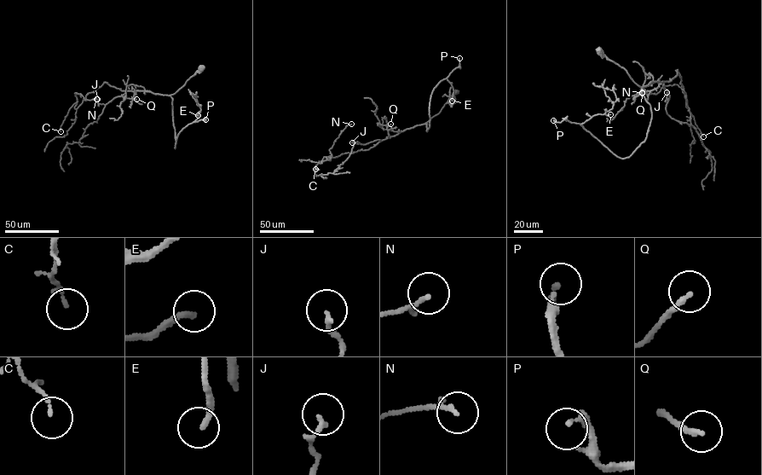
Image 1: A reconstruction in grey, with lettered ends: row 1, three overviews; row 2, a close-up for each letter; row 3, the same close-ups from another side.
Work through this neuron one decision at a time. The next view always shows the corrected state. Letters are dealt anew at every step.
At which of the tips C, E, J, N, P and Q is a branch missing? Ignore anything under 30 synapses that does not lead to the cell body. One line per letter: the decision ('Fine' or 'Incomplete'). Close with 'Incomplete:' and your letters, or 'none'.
C: Fine
E: Incomplete
J: Fine
N: Fine
P: Incomplete
Q: Fine
Incomplete: E, P

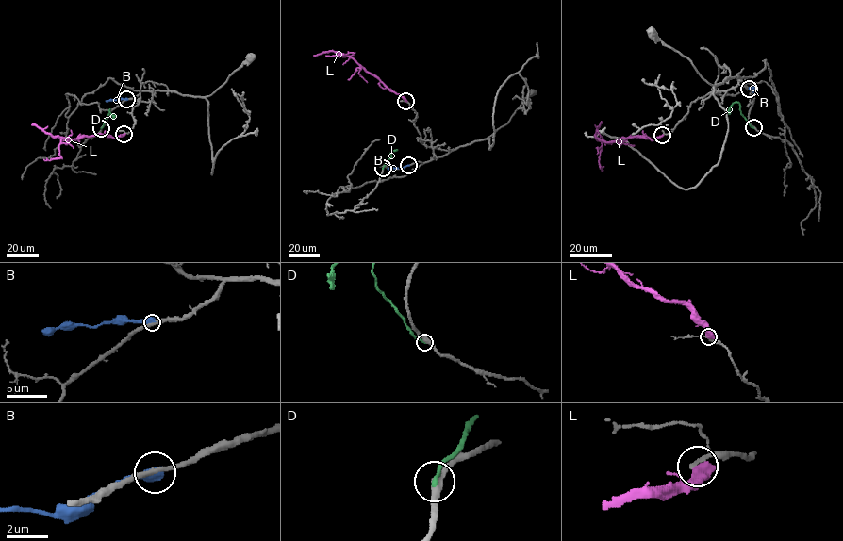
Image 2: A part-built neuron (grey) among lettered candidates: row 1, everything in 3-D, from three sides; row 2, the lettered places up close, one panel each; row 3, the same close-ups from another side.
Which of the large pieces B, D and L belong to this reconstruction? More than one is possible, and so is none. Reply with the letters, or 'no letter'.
no letter

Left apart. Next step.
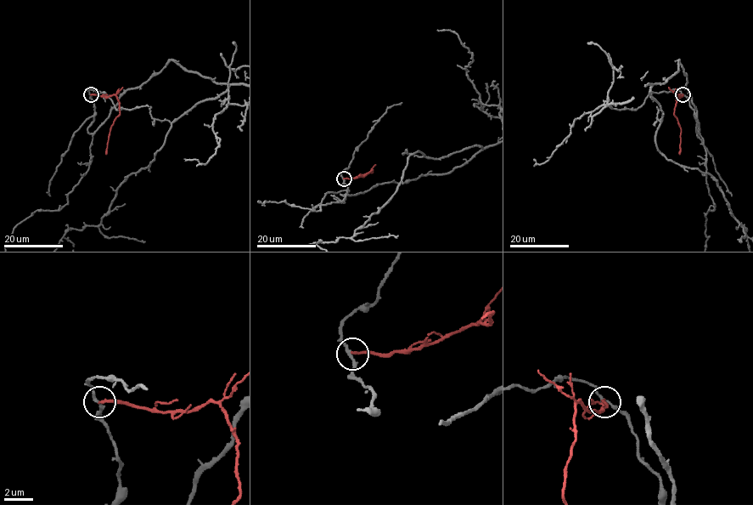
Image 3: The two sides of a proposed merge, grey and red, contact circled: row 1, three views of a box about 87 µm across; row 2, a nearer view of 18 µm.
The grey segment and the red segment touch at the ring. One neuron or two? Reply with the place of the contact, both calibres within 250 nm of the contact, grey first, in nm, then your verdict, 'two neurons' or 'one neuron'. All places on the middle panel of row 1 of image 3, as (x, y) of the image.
(344, 178) | 200/200 nm | two neurons

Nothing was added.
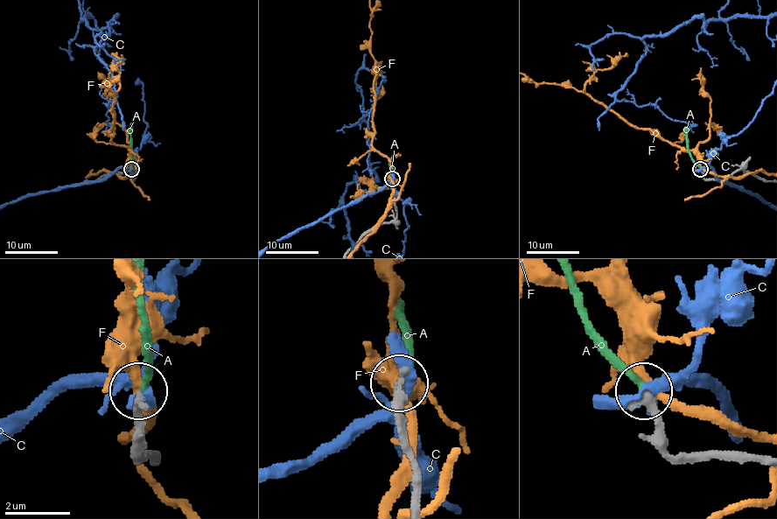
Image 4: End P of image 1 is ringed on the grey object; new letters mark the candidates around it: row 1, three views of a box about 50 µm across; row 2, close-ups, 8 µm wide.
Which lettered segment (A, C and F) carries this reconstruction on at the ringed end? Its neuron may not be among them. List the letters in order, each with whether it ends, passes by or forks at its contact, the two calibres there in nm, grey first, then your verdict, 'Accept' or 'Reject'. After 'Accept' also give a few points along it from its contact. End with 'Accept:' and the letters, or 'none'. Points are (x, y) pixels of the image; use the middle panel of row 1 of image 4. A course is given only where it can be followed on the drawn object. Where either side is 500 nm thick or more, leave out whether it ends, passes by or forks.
A: It ends there. Thickness 280 nm (grey) against 200 nm. Accept
C: It passes by. Thickness 280 nm (grey) against 360 nm. Reject
F: It passes by. Thickness 300 nm (grey) against 280 nm. Reject
Accept: A

